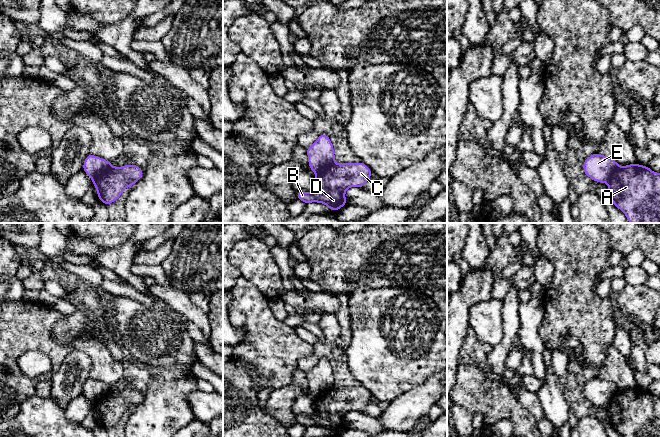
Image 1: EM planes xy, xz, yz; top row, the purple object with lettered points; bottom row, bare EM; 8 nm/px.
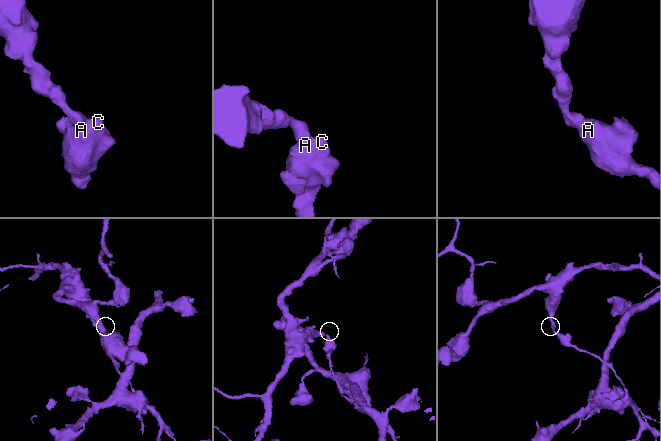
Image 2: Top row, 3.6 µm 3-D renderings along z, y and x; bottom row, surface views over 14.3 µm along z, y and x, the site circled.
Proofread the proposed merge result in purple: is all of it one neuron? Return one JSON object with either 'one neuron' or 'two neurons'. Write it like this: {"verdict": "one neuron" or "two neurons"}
{"verdict": "two neurons"}

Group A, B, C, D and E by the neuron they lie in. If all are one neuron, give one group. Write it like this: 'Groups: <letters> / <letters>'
Groups: A B C D / E

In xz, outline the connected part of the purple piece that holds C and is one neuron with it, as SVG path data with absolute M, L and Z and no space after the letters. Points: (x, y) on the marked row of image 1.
M363 162L330 165L315 172L314 191L297 191L296 197L306 205L312 202L325 204L337 212L347 205L345 191L350 187L362 188L372 177L371 169Z

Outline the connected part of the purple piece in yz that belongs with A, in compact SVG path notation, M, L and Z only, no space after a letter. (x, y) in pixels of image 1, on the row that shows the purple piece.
M637 163L618 166L608 180L611 202L622 211L630 223L660 223L660 173Z

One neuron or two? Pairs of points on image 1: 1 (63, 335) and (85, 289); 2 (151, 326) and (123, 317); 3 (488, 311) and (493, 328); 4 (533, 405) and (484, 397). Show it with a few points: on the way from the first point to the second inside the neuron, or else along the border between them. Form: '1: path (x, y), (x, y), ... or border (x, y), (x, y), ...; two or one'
1: path (79, 324), (93, 324), (98, 319), (95, 305); one
2: path (144, 326), (141, 326), (130, 317); one
3: path (488, 315), (489, 324); one
4: border (515, 395), (536, 421); two

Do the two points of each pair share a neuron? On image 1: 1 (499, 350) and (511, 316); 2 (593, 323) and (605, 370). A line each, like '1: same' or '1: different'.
1: same
2: different

